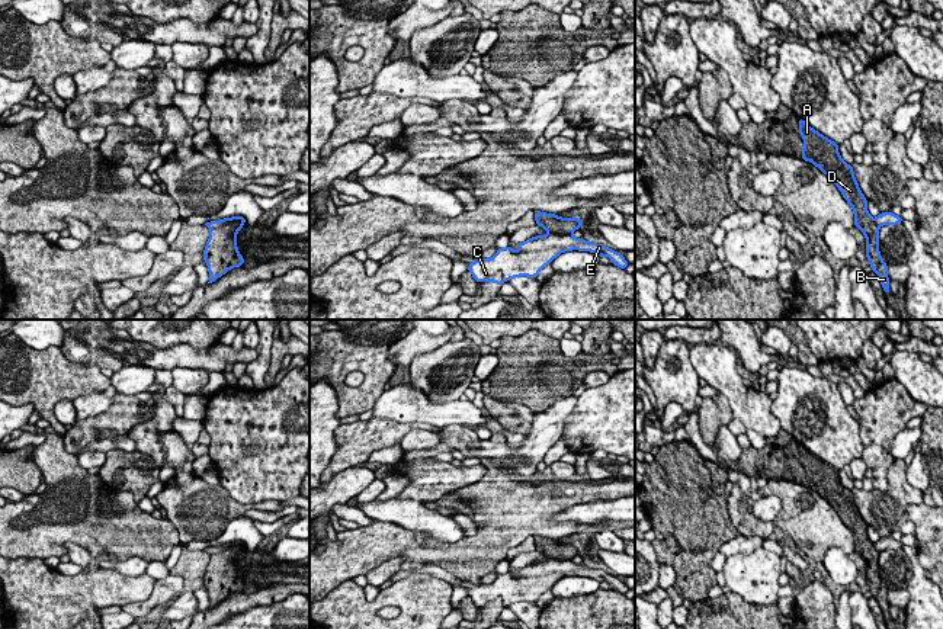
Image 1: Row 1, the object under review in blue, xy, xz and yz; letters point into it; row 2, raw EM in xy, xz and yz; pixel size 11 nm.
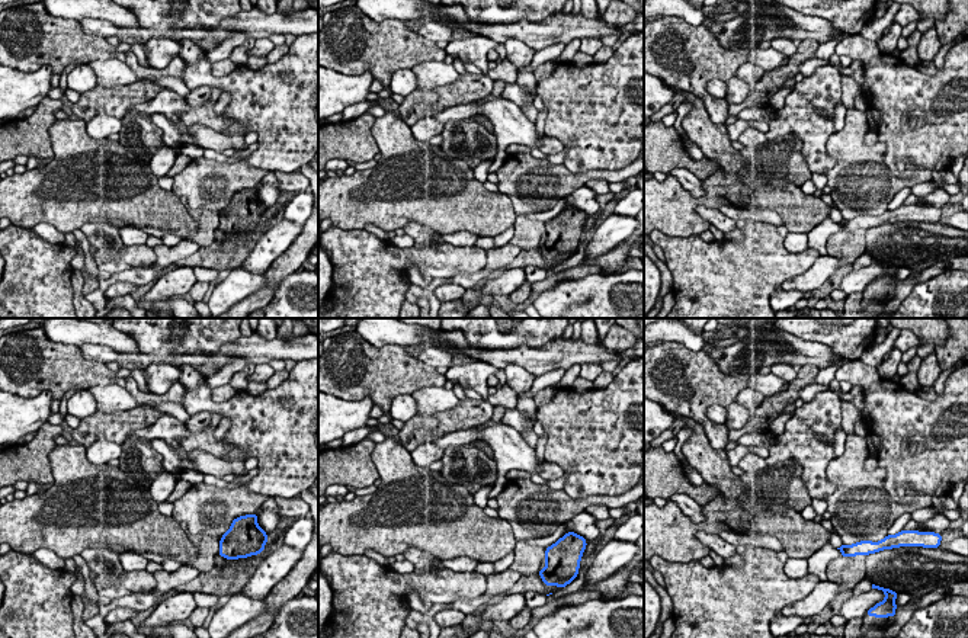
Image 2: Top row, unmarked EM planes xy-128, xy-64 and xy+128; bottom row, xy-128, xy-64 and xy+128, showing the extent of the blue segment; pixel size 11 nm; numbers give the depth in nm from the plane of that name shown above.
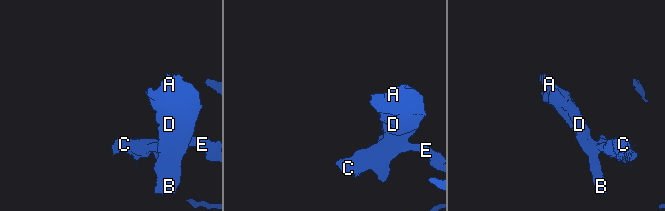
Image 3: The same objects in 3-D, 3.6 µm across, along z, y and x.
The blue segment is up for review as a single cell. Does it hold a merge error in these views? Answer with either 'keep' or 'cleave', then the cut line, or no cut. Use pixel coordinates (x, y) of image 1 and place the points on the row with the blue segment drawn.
cleave | xy (244, 220), (231, 218), (211, 230)

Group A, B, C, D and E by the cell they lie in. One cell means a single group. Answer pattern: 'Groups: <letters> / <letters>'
Groups: A B D / C E

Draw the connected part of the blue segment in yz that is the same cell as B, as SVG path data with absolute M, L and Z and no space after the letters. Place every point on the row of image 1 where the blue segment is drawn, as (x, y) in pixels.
M799 118L799 135L805 142L802 160L812 163L827 174L851 206L854 227L866 237L866 257L869 264L878 275L883 292L891 292L888 264L879 251L879 227L867 212L867 199L859 187L851 164L844 163L840 157L838 144L811 128L802 118Z

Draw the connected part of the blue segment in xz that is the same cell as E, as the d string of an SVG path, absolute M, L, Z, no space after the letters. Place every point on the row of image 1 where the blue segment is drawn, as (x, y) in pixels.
M571 234L557 235L536 235L523 243L519 243L519 250L514 251L510 245L506 248L497 248L497 253L491 259L474 260L469 263L468 272L475 282L494 282L503 285L504 282L527 276L535 277L539 272L548 266L564 251L590 251L599 257L609 257L612 264L626 269L629 264L625 257L607 248L603 244L588 243L584 238L575 238Z

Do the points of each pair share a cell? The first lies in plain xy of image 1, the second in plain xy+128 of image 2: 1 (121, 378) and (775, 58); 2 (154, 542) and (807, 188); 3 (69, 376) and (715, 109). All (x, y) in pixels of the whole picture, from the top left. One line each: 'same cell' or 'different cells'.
1: same cell
2: different cells
3: same cell

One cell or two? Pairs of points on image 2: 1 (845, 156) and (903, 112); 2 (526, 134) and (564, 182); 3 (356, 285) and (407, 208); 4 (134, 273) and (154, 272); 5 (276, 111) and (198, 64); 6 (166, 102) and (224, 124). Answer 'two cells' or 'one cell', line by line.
1: two cells
2: two cells
3: two cells
4: one cell
5: one cell
6: two cells

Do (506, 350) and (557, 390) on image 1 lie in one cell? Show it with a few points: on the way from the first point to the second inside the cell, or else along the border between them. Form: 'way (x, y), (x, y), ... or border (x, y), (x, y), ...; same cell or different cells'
way (515, 365), (533, 384), (542, 384); same cell

